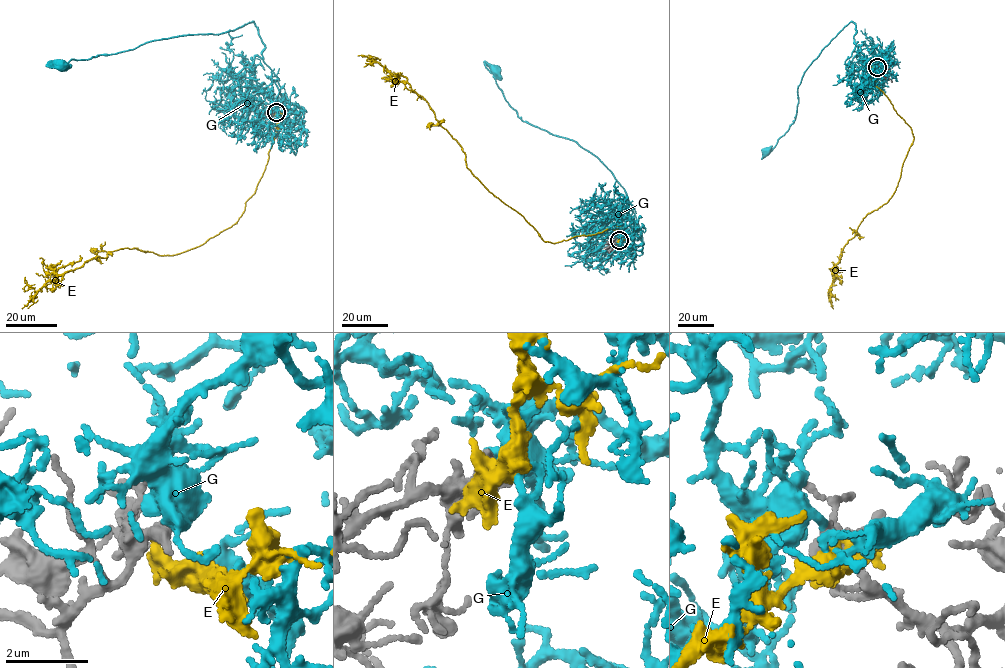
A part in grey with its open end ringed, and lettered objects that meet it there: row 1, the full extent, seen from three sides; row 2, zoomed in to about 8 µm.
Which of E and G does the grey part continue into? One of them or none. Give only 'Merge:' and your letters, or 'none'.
Merge: G

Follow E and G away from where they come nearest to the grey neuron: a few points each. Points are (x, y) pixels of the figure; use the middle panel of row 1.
E: (617, 241), (619, 227), (544, 241), (466, 167), (461, 146), (407, 79), (369, 58), (381, 59)
G: (619, 240), (637, 228), (642, 240), (624, 189), (575, 141), (518, 116), (498, 87), (498, 71)

